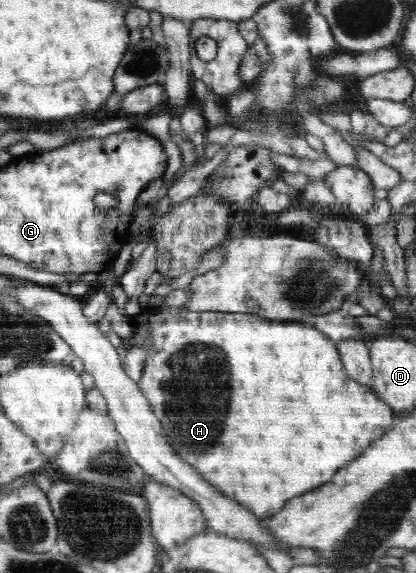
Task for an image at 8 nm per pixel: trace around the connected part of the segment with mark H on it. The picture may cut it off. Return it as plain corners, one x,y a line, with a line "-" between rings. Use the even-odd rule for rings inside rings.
165,305
151,311
146,319
146,325
148,325
148,345
150,348
146,355
138,386
141,393
147,398
157,419
161,422
165,436
172,441
173,449
177,455
197,468
206,482
215,486
225,496
229,496
251,510
260,519
269,519
275,513
279,513
281,507
289,499
303,495
305,491
311,491
315,487
321,487
323,483
329,483
341,467
345,467
353,459
357,459
371,443
375,443
384,434
388,434
390,427
395,424
396,419
391,407
373,389
369,389
370,386
361,385
347,377
344,365
341,365
342,361
336,342
329,339
317,328
313,329
313,325
307,327
303,323
275,323
275,321
263,321
263,319
249,314
191,311
185,306
167,307
-
227,351
229,351
229,361
217,359
217,353
219,353
219,357
221,357
221,353
225,357

